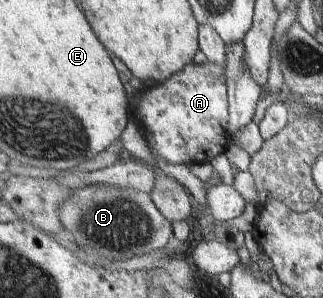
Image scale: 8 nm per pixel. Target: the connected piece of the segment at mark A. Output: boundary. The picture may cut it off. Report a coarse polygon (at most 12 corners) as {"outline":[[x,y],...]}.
{"outline":[[192,62],[134,112],[174,165],[233,143],[226,67]]}

